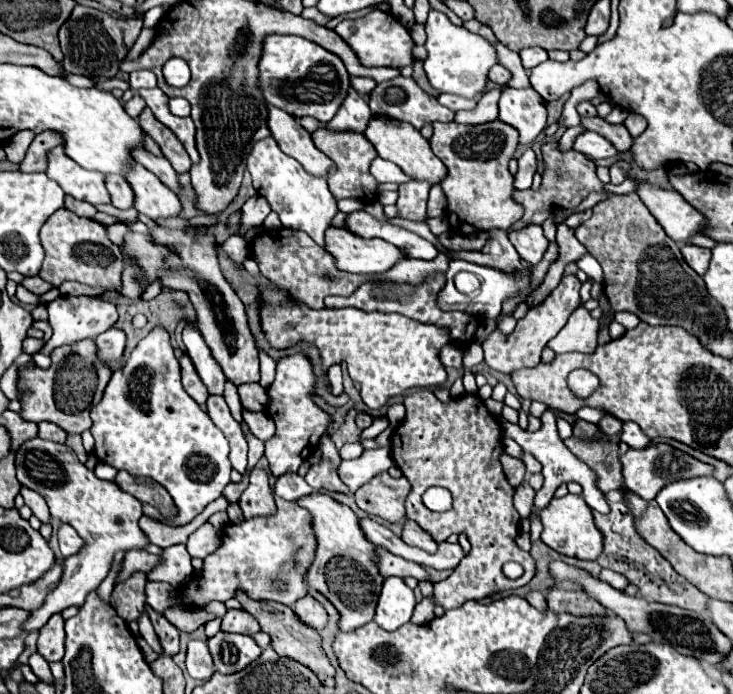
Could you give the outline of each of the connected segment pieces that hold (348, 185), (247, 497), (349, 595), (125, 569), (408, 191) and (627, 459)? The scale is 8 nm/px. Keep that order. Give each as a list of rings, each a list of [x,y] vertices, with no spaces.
[[[321,125],[311,137],[313,137],[313,143],[317,145],[317,149],[321,149],[327,157],[331,157],[335,161],[335,171],[331,171],[329,181],[327,181],[335,199],[343,199],[343,197],[357,197],[361,201],[375,199],[375,185],[371,185],[373,179],[369,175],[369,165],[377,157],[377,151],[367,141],[365,135],[347,133],[347,131],[345,133],[331,133]]]
[[[251,469],[251,481],[249,487],[241,493],[239,505],[243,509],[245,519],[271,517],[269,513],[275,513],[273,489],[269,485],[269,475],[265,471]]]
[[[311,493],[311,497],[303,497],[297,501],[305,507],[313,517],[313,533],[315,533],[315,557],[311,569],[307,569],[307,583],[311,591],[321,591],[341,613],[339,629],[353,631],[363,627],[373,619],[373,583],[383,583],[375,563],[373,563],[373,543],[369,543],[359,529],[357,515],[343,503],[335,501],[325,493]]]
[[[129,551],[125,553],[125,559],[121,563],[121,571],[117,573],[115,583],[125,581],[127,577],[131,577],[137,571],[143,571],[145,575],[151,573],[159,563],[163,563],[163,559],[159,555],[151,555],[147,551]]]
[[[407,181],[407,183],[401,183],[397,193],[399,193],[399,199],[395,203],[397,207],[397,213],[399,217],[403,219],[409,219],[409,221],[427,221],[427,193],[429,193],[429,183],[425,181]]]
[[[651,443],[645,449],[629,449],[625,455],[621,455],[621,465],[623,465],[623,479],[625,487],[645,501],[651,501],[657,497],[659,489],[663,485],[669,485],[671,481],[679,479],[693,479],[693,477],[711,477],[715,473],[715,467],[709,463],[703,463],[681,449],[675,449],[667,443]]]

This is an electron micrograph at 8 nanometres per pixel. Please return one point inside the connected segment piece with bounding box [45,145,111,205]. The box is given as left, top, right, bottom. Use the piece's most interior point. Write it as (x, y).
(74, 180)

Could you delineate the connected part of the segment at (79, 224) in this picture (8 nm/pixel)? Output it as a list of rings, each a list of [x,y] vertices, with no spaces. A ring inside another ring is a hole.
[[[57,209],[41,229],[41,243],[47,253],[45,263],[39,271],[43,281],[55,287],[59,287],[63,281],[79,281],[103,289],[121,287],[121,273],[125,269],[127,257],[121,247],[109,239],[105,225],[93,219],[77,217],[67,209]]]

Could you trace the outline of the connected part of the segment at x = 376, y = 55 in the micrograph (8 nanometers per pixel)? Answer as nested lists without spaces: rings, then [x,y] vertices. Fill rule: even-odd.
[[[373,11],[361,19],[347,19],[341,21],[335,31],[351,45],[351,49],[357,53],[359,61],[366,67],[393,67],[403,69],[413,63],[413,39],[409,37],[409,31],[391,15],[385,11]]]

